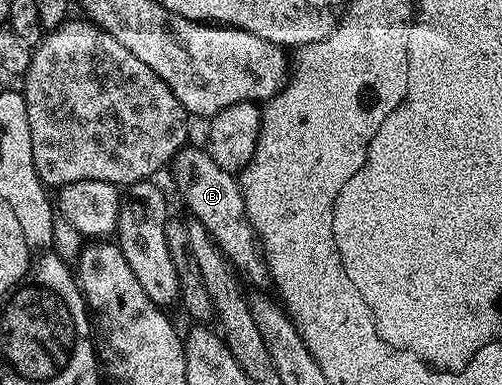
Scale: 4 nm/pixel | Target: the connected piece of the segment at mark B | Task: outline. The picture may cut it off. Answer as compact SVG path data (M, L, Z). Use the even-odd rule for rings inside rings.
M193 145L181 147L180 152L170 164L171 171L176 173L176 185L188 205L191 218L202 221L214 237L214 241L222 249L222 253L232 263L233 269L241 280L250 282L256 289L269 282L268 262L264 259L264 249L256 237L254 225L250 225L250 217L246 213L244 198L240 192L240 180L235 174L222 169L208 156L207 150L200 151Z

